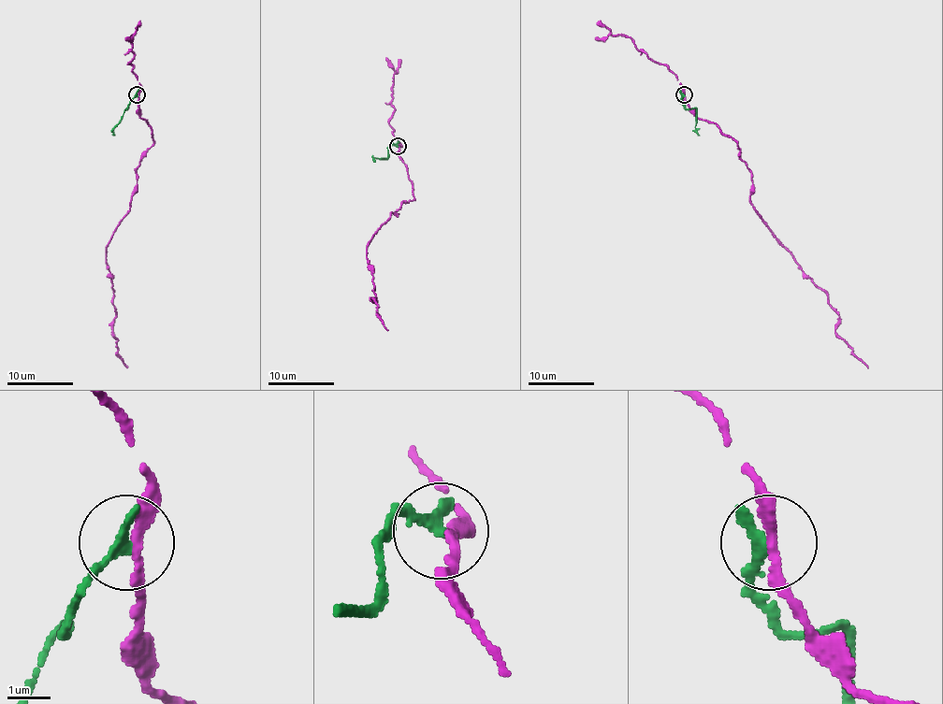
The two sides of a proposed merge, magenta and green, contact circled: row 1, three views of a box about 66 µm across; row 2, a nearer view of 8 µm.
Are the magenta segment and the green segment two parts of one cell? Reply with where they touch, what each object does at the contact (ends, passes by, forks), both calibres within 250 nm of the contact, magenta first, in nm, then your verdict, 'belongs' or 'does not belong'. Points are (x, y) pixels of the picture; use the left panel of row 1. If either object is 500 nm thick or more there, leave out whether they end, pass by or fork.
(137, 94) | magenta passes by | green ends | 240/280 nm | does not belong

